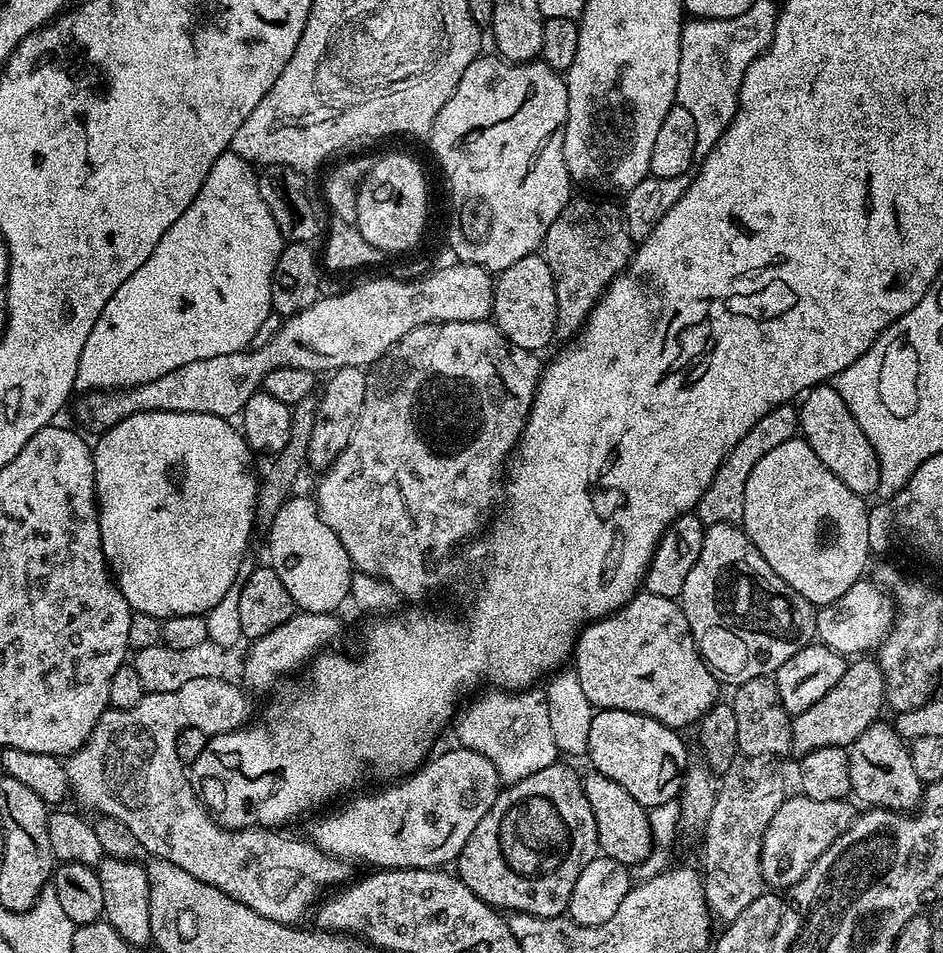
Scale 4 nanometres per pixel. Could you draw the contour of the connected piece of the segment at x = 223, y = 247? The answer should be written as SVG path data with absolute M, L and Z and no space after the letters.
M223 152L210 166L210 174L206 174L194 202L158 238L154 254L102 306L102 314L98 314L98 322L94 322L94 330L90 330L78 358L76 388L84 394L132 388L162 378L162 374L170 374L170 370L178 370L186 362L245 351L258 334L258 326L272 311L272 275L285 243L266 202L262 202L257 169L235 152Z

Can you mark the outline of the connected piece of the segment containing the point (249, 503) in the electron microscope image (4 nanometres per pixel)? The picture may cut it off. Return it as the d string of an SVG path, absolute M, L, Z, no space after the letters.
M136 412L130 418L118 422L107 429L100 441L95 441L94 455L96 457L96 499L100 513L100 537L104 547L104 558L120 588L126 602L133 612L150 614L167 618L190 614L199 616L208 614L215 604L224 600L224 595L233 588L241 575L240 563L244 560L244 551L248 548L248 539L254 529L254 513L256 511L256 490L258 476L252 473L253 453L244 440L241 429L235 423L229 422L223 416L214 414L198 414L197 412Z

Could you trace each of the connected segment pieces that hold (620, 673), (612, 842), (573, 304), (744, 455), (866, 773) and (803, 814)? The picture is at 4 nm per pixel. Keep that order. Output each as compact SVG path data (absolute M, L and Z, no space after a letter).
M643 590L636 593L623 608L603 620L591 621L581 631L574 649L574 671L582 690L593 709L613 708L637 712L654 718L668 728L684 730L687 724L695 725L704 719L717 703L717 673L705 664L692 637L686 614L676 600L658 598Z
M595 770L589 773L589 776L583 777L582 783L586 798L590 802L590 810L594 810L600 852L629 866L642 863L651 854L654 846L652 824L648 820L644 805L639 804L630 794L626 794L626 790L618 786L618 782Z
M573 195L567 206L554 218L542 245L544 261L554 274L556 295L556 336L571 341L583 328L601 294L608 289L613 278L628 267L632 259L634 241L619 207L603 204L600 200L587 200Z
M795 403L779 404L777 408L771 408L750 430L746 430L746 438L739 440L726 454L722 466L714 474L710 486L702 494L702 498L696 503L694 515L705 526L710 524L735 524L739 525L744 519L746 510L746 478L750 478L750 470L758 466L758 458L766 458L774 446L780 446L782 442L793 439L800 432L800 410Z
M891 723L869 724L846 751L850 762L851 795L865 800L865 805L893 810L912 810L920 803L922 781L914 774L914 762L909 745L896 733Z
M803 794L789 795L778 806L766 834L762 838L760 865L765 885L772 890L790 890L822 858L825 850L840 835L842 826L847 826L854 819L854 811L847 799L818 802Z

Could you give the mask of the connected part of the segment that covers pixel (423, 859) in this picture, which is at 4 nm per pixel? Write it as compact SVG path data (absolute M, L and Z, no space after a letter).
M461 746L454 748L453 752L444 752L441 756L433 755L419 772L413 772L411 776L391 786L381 787L384 788L381 792L376 792L373 796L353 795L349 804L322 817L312 828L311 839L316 847L341 860L361 860L364 864L373 864L371 867L376 870L439 869L451 865L460 855L462 846L466 846L470 834L474 834L474 826L482 822L502 791L499 775L486 757L472 749Z

